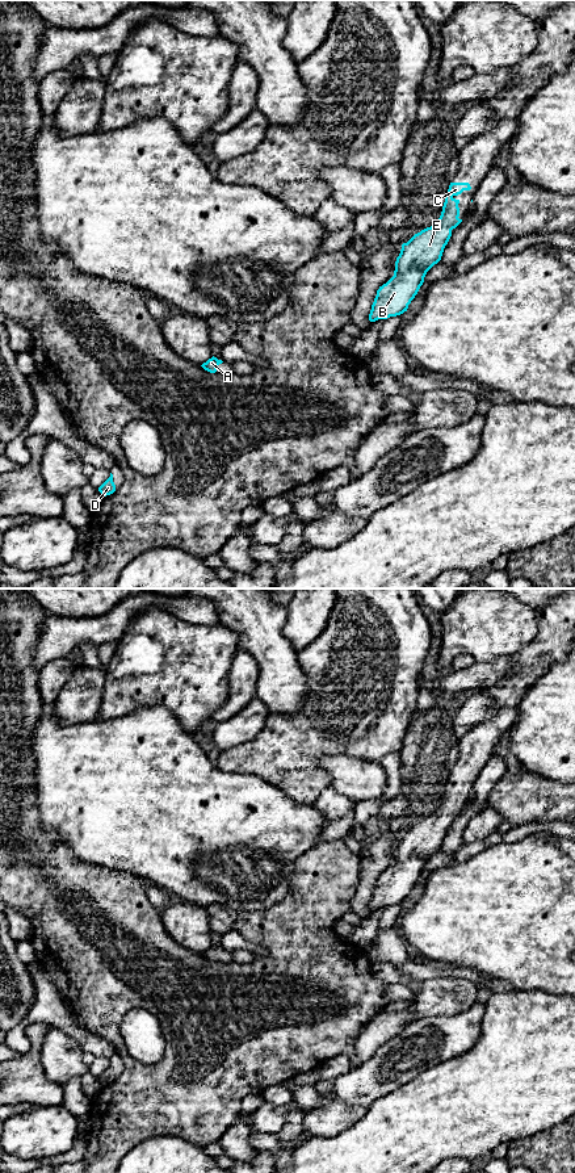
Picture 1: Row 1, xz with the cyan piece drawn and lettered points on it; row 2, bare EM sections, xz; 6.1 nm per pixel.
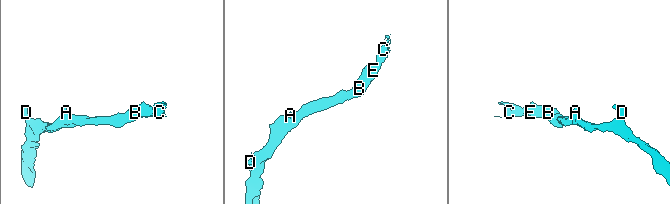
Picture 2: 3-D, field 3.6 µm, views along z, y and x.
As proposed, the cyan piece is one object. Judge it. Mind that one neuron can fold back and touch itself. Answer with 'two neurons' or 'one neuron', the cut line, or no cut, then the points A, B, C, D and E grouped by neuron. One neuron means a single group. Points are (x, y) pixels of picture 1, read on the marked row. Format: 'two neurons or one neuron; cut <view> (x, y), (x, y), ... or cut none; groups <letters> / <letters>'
one neuron; cut none; groups A B C D E

